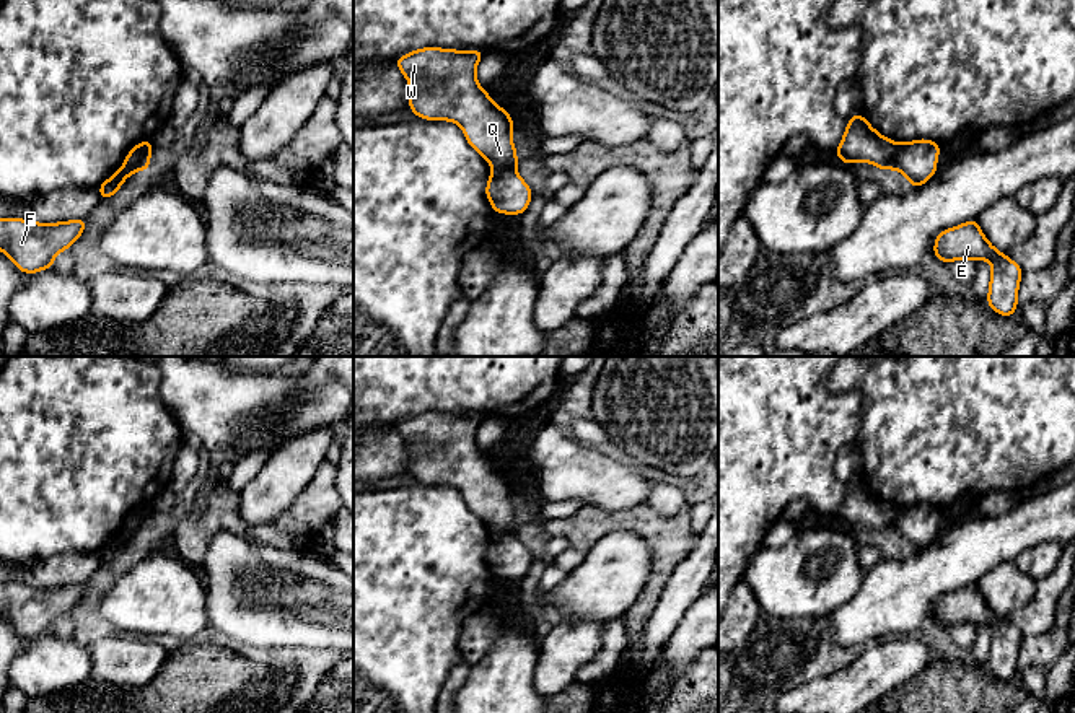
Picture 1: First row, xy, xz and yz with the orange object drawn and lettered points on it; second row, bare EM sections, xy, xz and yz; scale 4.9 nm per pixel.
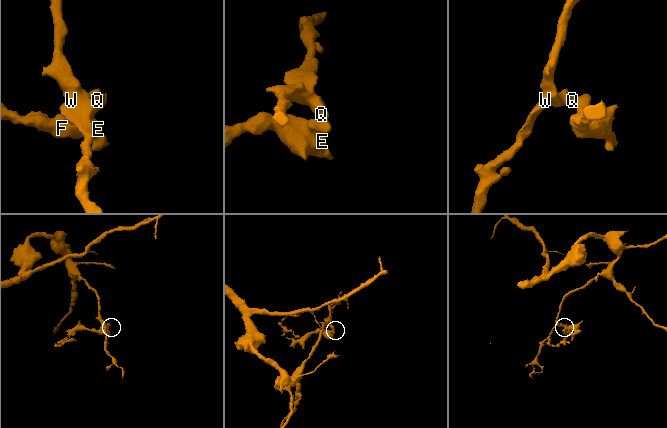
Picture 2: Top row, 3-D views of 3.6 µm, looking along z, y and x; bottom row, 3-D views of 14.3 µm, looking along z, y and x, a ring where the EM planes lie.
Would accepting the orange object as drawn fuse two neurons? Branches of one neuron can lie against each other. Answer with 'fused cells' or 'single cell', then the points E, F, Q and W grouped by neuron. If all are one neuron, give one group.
fused cells; E F / Q W

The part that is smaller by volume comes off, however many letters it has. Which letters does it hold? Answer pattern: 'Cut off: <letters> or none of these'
Cut off: E, F

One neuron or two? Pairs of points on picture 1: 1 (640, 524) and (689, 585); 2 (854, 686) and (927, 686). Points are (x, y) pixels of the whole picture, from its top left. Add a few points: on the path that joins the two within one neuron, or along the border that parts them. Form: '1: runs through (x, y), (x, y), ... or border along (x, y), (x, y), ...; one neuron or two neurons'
1: border along (697, 536), (693, 549), (671, 573), (657, 601); two neurons
2: border along (930, 663), (881, 695); two neurons

